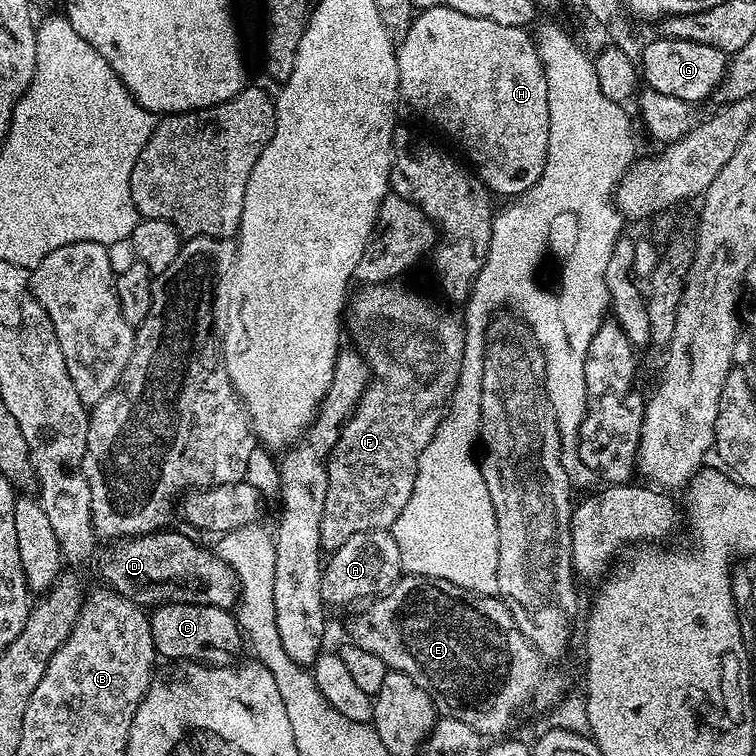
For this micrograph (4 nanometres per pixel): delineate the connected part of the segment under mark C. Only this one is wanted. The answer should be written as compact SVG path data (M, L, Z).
M161 603L150 612L152 637L157 653L168 662L199 662L209 666L228 666L242 644L242 633L231 611L205 604Z

